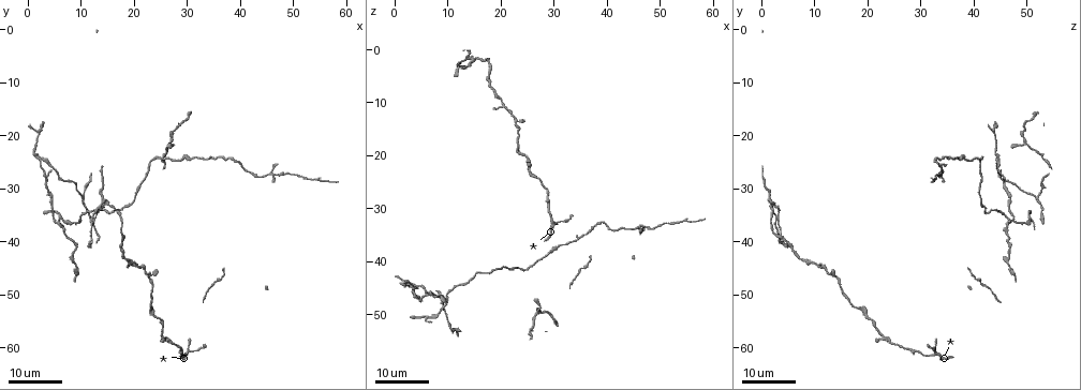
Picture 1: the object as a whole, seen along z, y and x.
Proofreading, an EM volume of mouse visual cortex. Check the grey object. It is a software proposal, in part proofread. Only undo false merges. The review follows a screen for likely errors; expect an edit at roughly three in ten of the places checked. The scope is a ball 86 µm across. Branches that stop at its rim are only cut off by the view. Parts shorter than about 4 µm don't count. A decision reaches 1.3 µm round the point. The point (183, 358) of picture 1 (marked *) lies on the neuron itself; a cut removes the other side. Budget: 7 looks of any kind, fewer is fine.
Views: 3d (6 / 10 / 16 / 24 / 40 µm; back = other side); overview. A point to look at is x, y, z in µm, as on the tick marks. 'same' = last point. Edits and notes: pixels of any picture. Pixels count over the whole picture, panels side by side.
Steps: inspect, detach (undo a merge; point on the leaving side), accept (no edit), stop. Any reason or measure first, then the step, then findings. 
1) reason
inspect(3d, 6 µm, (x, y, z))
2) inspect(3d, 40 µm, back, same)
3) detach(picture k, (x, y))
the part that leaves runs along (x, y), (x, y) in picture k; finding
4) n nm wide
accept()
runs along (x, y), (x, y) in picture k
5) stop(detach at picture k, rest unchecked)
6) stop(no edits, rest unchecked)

thick turns thin
inspect(3d, 24 µm, (18.5, 43.0, 8.0))

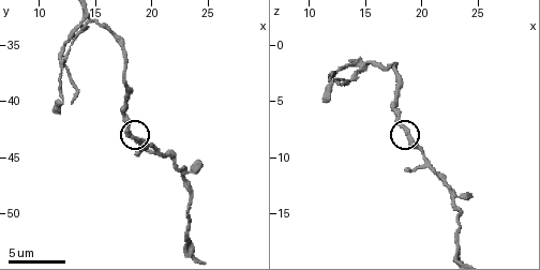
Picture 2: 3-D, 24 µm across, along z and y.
closer look
inspect(3d, 6 µm, (18.6, 43.6, 7.8))

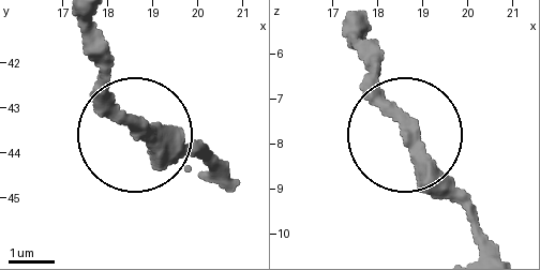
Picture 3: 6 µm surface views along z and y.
accept()
runs along (498, 250), (360, 58) in picture 3; all the same neuron

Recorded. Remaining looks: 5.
sudden change in width
inspect(3d, 10 µm, (17.8, 38.8, 2.8))

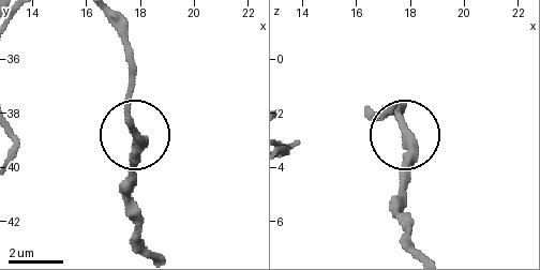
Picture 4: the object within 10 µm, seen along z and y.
inspect(3d, 6 µm, (17.8, 38.7, 2.8))

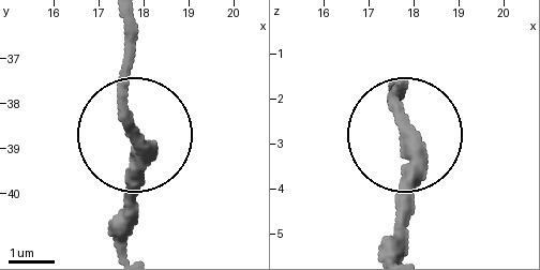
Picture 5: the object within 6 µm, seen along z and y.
accept()
runs along (134, 236), (122, 32) in picture 5; continuous, no second neuron

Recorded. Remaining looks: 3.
four arms meet
inspect(3d, 6 µm, (14.2, 32.6, 1.6))

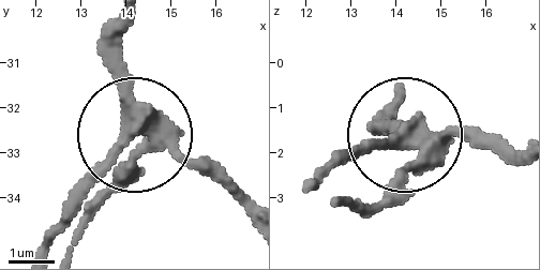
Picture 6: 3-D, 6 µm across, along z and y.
other side
inspect(3d, 6 µm, back, (14.05, 32.50, 1.70))

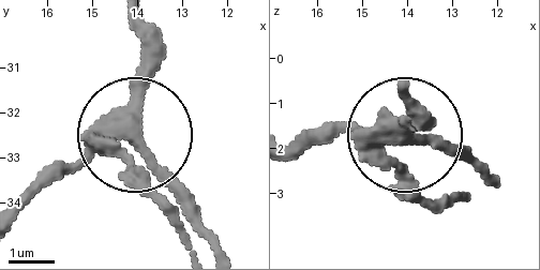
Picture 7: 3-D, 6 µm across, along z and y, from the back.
360 nm wide
detach(picture 7, (141, 178))
the part that leaves runs along (108, 150), (189, 251) in picture 7; two neurons meet here

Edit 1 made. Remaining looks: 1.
stop(detach at picture 7, rest unchecked)

